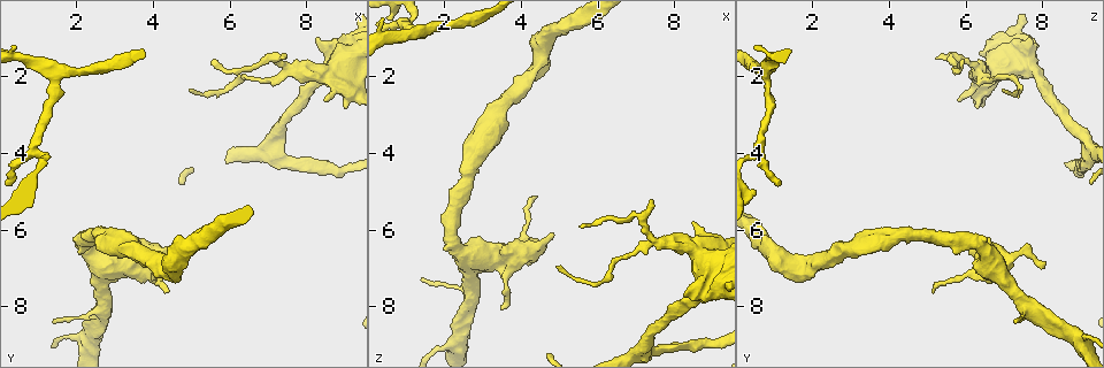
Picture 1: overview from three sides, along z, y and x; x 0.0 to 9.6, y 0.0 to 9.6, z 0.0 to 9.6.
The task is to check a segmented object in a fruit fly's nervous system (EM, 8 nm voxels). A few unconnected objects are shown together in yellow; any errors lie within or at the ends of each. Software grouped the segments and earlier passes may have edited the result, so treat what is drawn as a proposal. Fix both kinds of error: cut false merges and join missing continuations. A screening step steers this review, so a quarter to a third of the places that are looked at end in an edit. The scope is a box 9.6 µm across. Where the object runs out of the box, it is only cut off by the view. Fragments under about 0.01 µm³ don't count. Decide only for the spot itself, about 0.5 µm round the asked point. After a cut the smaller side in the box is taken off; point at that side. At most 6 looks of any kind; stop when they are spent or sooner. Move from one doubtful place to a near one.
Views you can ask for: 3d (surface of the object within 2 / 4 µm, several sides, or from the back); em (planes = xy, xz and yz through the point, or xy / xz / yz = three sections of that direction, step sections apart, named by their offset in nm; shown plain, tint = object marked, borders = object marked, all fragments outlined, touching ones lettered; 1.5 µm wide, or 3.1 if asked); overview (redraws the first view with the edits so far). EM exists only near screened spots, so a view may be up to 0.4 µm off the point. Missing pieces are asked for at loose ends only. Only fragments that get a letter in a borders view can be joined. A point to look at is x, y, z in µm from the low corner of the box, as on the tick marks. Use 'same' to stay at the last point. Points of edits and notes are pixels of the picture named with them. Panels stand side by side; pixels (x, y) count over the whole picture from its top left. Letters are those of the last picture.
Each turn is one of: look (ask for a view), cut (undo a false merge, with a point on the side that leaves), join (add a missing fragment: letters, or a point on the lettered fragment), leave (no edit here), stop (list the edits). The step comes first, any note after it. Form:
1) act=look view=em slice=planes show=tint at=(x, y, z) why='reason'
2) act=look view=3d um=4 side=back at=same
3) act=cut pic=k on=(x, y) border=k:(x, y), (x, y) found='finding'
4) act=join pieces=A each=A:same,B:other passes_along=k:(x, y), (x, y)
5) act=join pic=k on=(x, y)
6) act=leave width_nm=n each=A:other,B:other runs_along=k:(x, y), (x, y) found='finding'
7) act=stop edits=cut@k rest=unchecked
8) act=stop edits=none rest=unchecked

act=look view=3d um=4 at=(1.45, 8.30, 7.25) why='thin end'

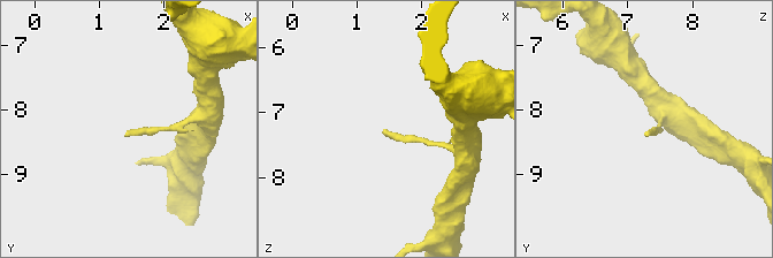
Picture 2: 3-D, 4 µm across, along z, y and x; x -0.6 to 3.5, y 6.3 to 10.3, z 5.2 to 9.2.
act=look view=em slice=planes show=plain at=(1.40, 8.35, 7.30)

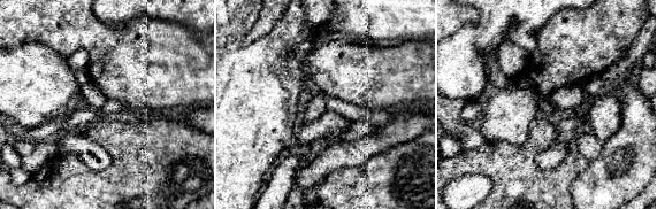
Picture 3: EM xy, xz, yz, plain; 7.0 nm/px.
act=look view=em slice=planes show=borders at=same why='what lies round it'

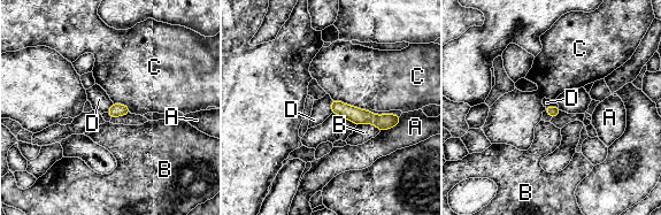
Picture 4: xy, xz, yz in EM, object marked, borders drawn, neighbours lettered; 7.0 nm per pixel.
act=leave width_nm=80 each=A:other,B:other,C:other,D:other border=4:(330, 99), (331, 113) found='none of them fits'

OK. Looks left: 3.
act=look view=3d um=4 side=back at=(4.85, 6.60, 6.10) why='free end'

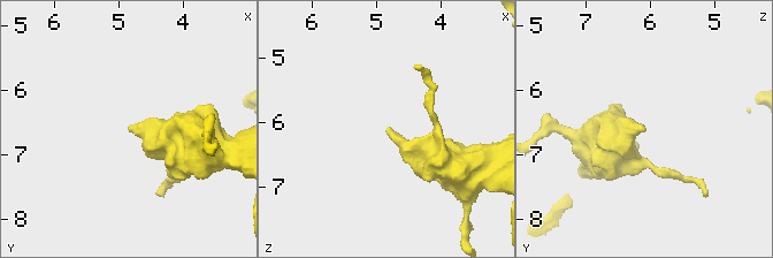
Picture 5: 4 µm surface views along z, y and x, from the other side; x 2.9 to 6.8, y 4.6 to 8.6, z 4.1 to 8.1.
act=look view=em slice=xy step=4 show=tint at=(4.80, 6.60, 6.05) why='need the tissue'

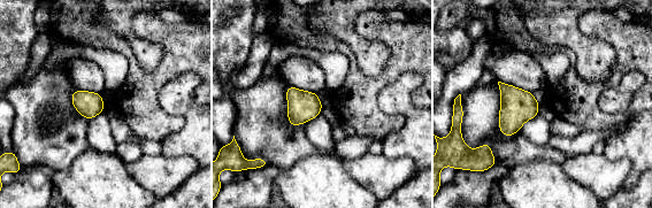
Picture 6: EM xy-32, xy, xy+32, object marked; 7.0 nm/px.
act=look view=em slice=planes show=borders at=same why='another direction'

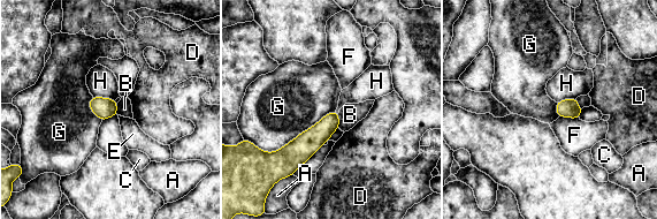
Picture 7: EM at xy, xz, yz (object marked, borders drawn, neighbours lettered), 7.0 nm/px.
act=leave each=A:other,B:other,C:other,D:other,E:other,F:other,G:other,H:other border=7:(335, 110), (279, 149), (262, 151) found='none of them fits'

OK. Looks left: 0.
act=stop edits=none rest=unchecked

